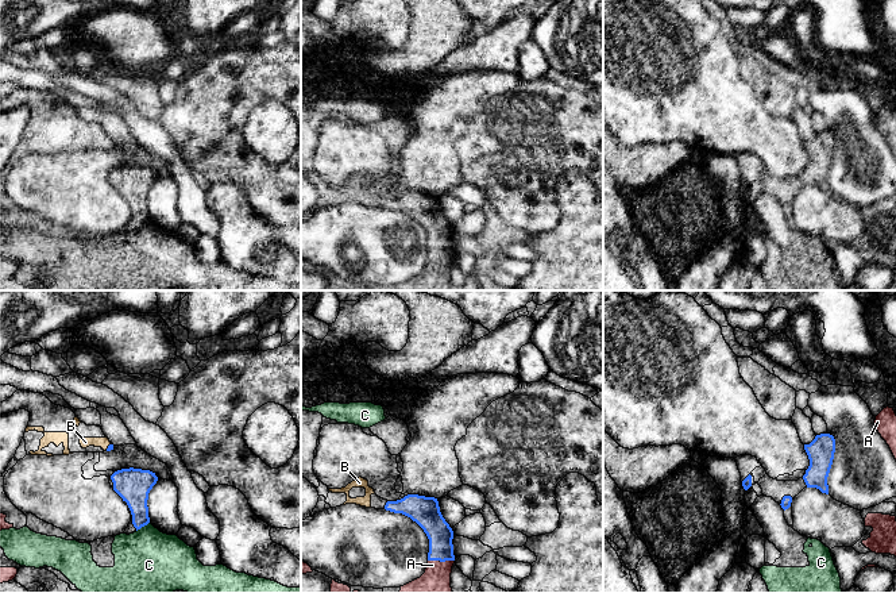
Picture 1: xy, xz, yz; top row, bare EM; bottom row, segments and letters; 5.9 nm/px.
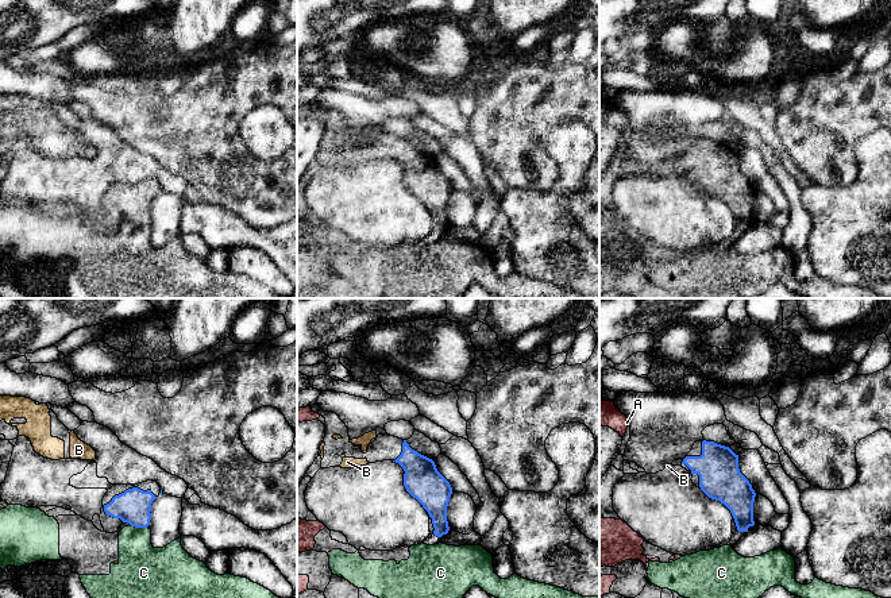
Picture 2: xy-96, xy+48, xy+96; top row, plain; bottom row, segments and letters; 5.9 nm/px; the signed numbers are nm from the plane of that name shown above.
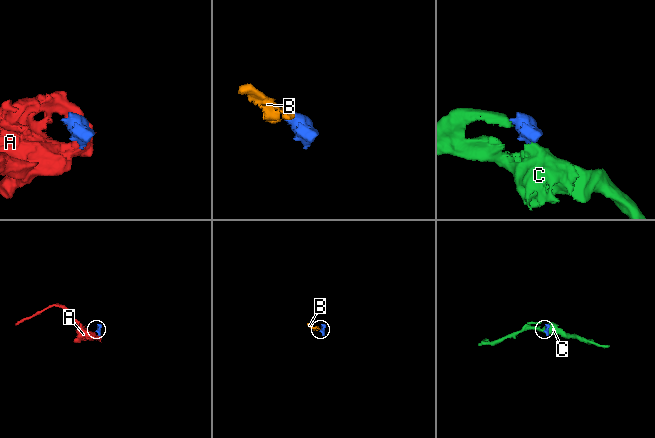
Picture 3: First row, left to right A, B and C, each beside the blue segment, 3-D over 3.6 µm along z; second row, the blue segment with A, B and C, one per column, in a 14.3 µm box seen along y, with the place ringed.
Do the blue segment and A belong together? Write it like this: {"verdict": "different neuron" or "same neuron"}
{"verdict": "same neuron"}

